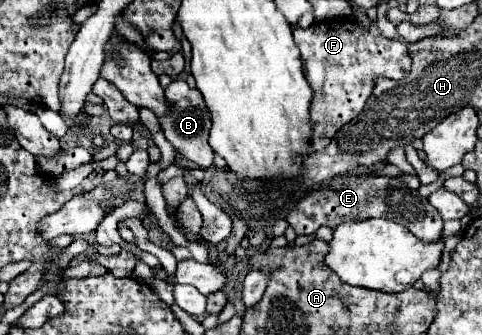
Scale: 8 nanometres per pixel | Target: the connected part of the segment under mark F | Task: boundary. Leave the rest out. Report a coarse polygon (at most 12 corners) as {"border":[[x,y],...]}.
{"border":[[353,18],[293,30],[313,150],[357,118],[377,76],[401,80],[399,40]]}

